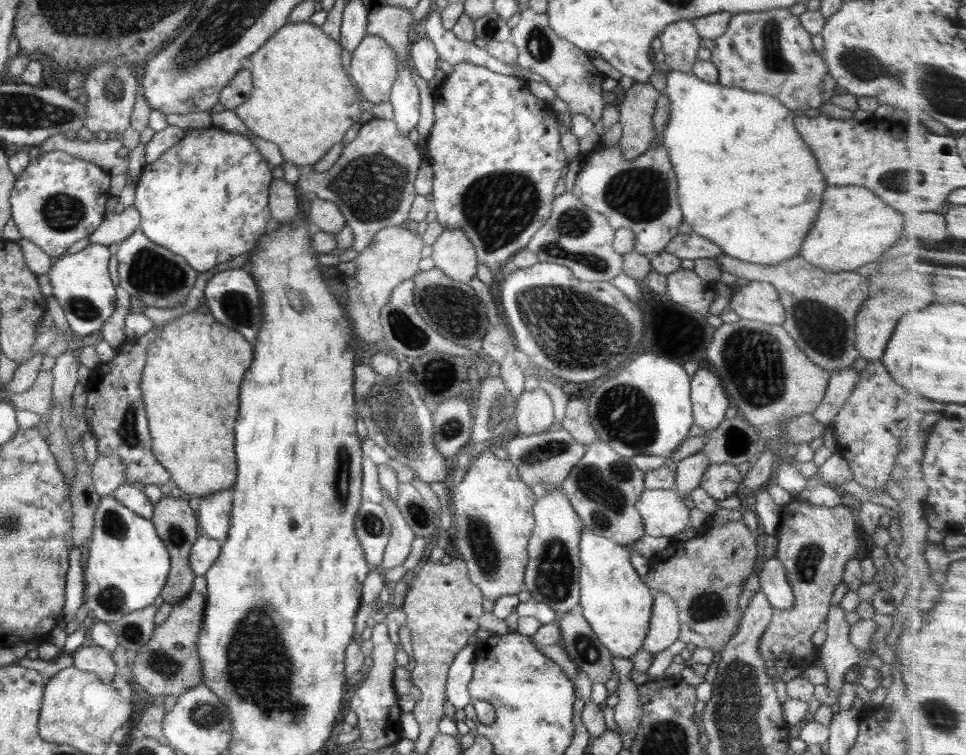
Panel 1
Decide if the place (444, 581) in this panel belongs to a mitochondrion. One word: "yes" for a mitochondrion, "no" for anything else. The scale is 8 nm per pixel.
no

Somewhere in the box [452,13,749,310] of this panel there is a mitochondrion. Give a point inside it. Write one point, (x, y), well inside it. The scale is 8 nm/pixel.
(499, 212)

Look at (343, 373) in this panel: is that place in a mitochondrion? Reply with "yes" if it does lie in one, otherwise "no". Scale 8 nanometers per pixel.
no

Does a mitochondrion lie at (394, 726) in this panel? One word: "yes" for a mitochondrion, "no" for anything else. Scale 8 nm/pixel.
no

